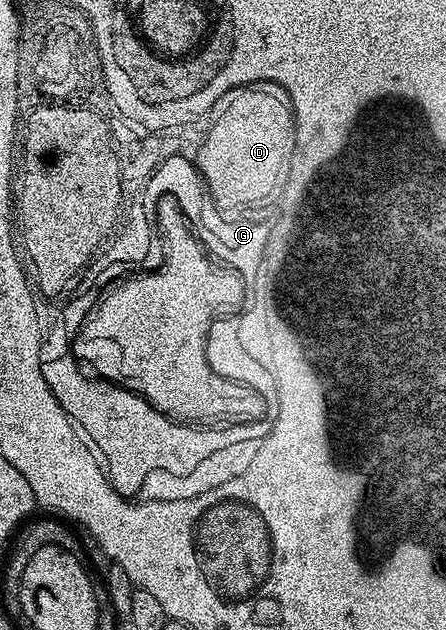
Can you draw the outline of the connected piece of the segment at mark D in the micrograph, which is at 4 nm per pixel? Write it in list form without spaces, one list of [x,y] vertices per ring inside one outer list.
[[[252,82],[249,86],[239,86],[230,92],[226,92],[226,96],[222,96],[216,101],[215,113],[216,119],[212,122],[212,127],[208,130],[208,135],[204,138],[204,143],[200,146],[200,151],[196,154],[195,169],[201,170],[203,175],[207,177],[207,183],[210,184],[210,192],[214,192],[216,199],[220,203],[225,204],[245,204],[253,205],[263,202],[280,201],[280,197],[284,195],[286,188],[286,180],[290,172],[290,164],[292,163],[292,152],[296,149],[296,116],[292,112],[292,101],[285,90],[276,82]]]

